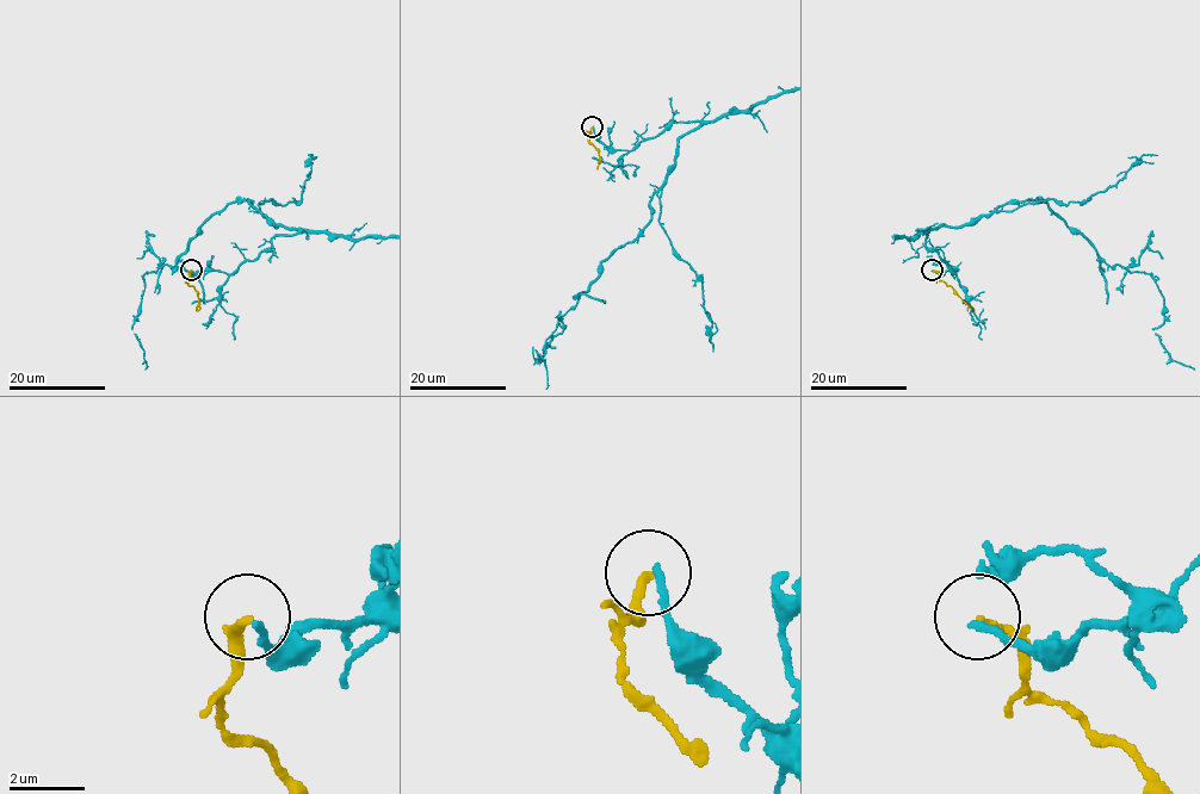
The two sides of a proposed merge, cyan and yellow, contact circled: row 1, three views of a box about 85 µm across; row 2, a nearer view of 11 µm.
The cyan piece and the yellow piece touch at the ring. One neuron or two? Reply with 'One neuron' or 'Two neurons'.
Two neurons

